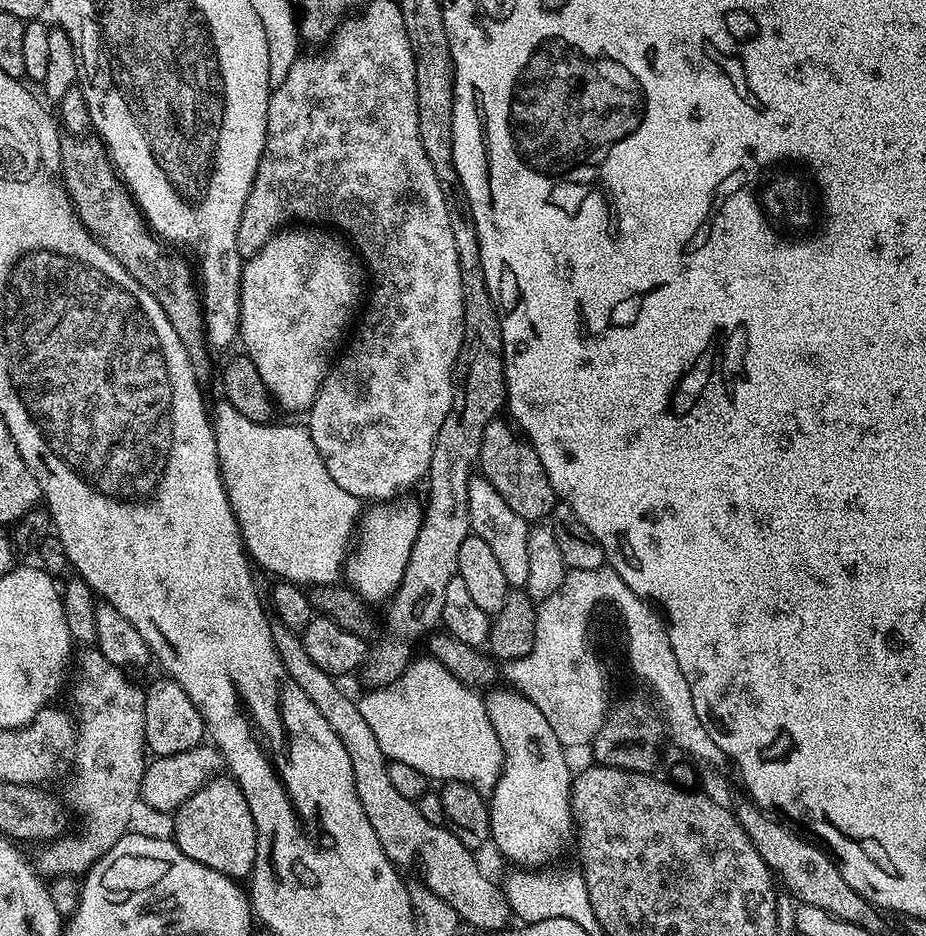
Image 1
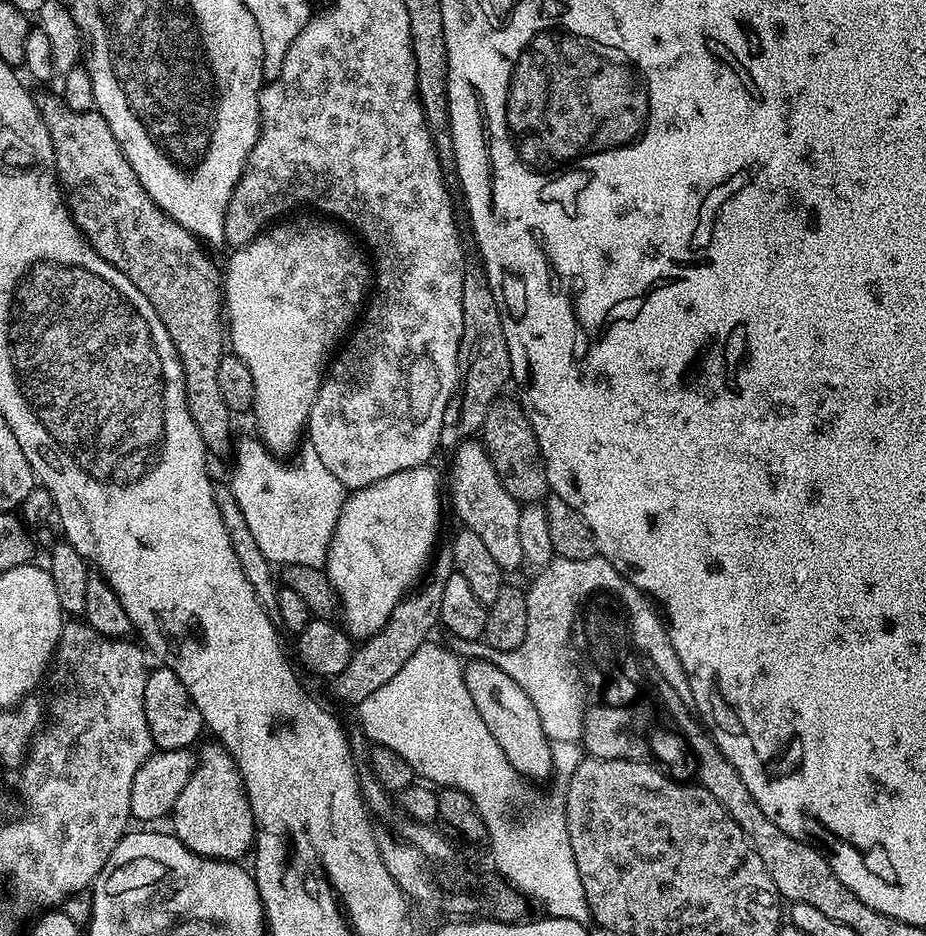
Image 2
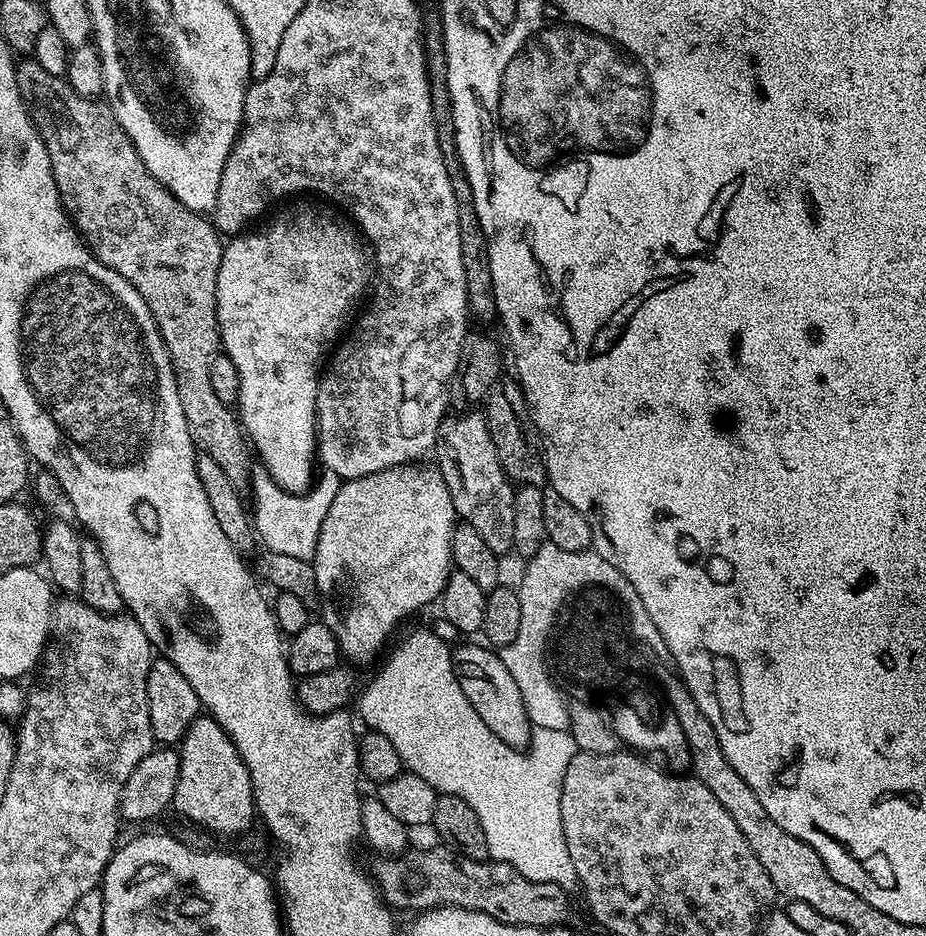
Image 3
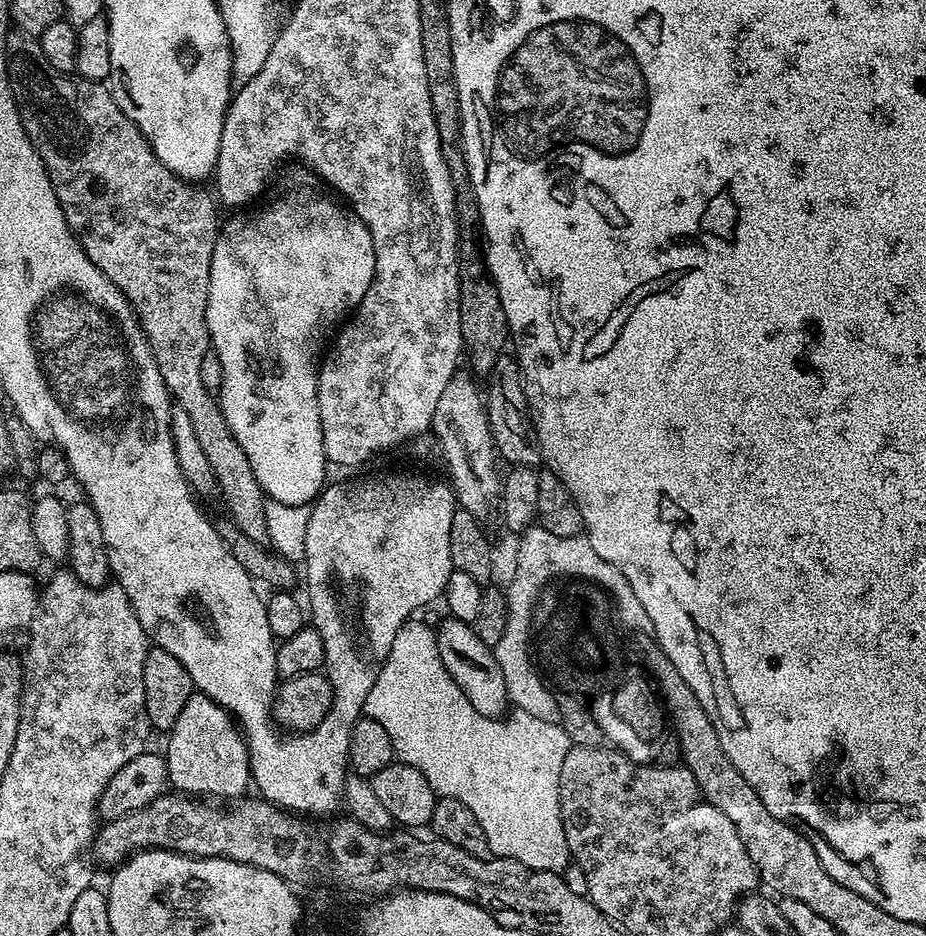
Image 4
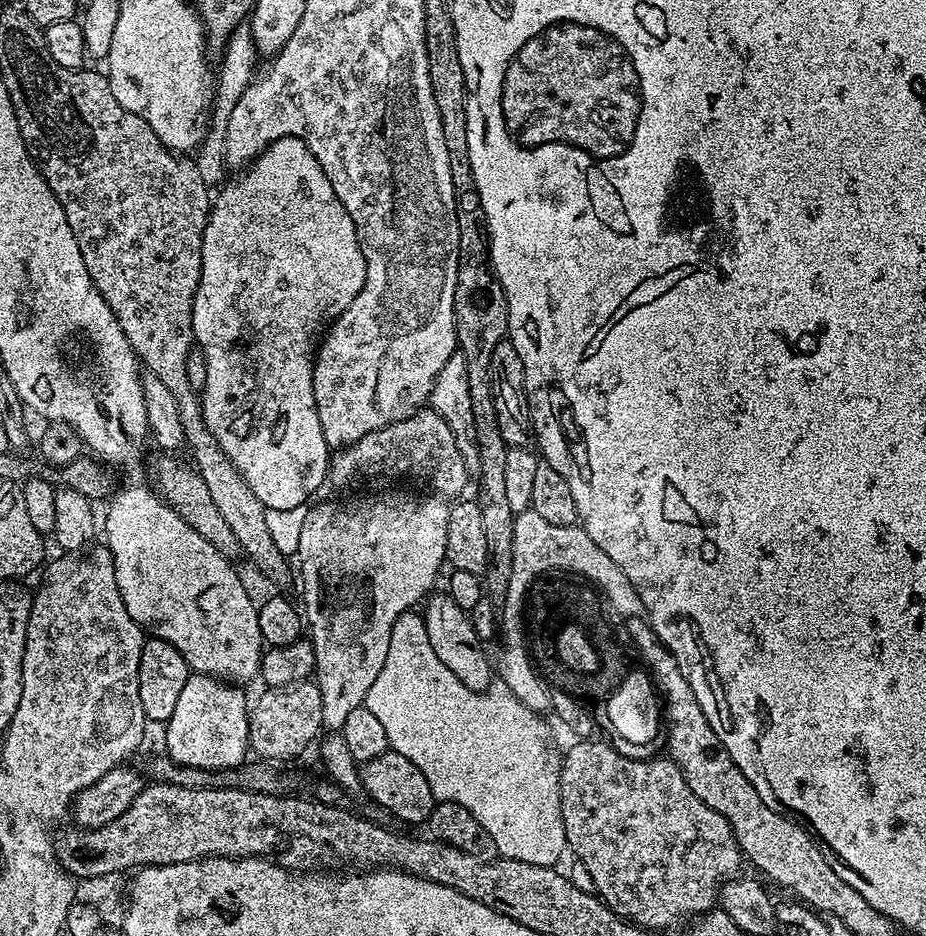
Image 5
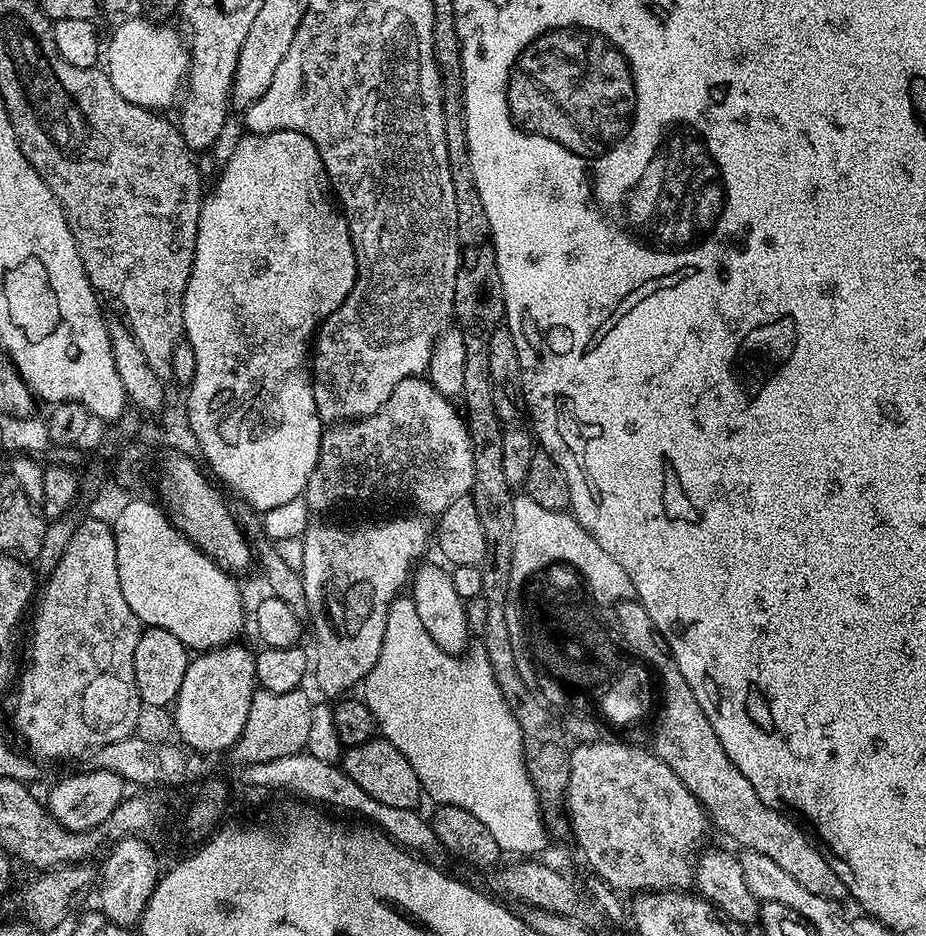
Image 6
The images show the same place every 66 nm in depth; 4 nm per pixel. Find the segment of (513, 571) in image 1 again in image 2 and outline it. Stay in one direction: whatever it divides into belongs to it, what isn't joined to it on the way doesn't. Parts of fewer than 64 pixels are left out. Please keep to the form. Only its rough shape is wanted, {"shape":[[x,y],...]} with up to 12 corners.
{"shape":[[479,439],[452,456],[452,508],[505,574],[522,507]]}

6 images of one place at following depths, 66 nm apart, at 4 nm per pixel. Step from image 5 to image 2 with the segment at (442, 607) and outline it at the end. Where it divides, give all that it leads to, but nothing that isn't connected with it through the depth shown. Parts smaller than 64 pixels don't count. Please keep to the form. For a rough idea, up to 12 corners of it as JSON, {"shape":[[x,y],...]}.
{"shape":[[491,659],[463,665],[478,718],[521,777],[553,775],[534,702]]}

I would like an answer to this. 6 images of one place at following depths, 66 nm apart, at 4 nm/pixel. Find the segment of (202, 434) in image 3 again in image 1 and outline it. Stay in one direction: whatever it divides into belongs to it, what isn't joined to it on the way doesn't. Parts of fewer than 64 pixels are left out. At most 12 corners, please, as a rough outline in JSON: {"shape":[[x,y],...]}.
{"shape":[[95,135],[61,139],[86,230],[154,294],[208,372],[193,265],[165,247]]}

